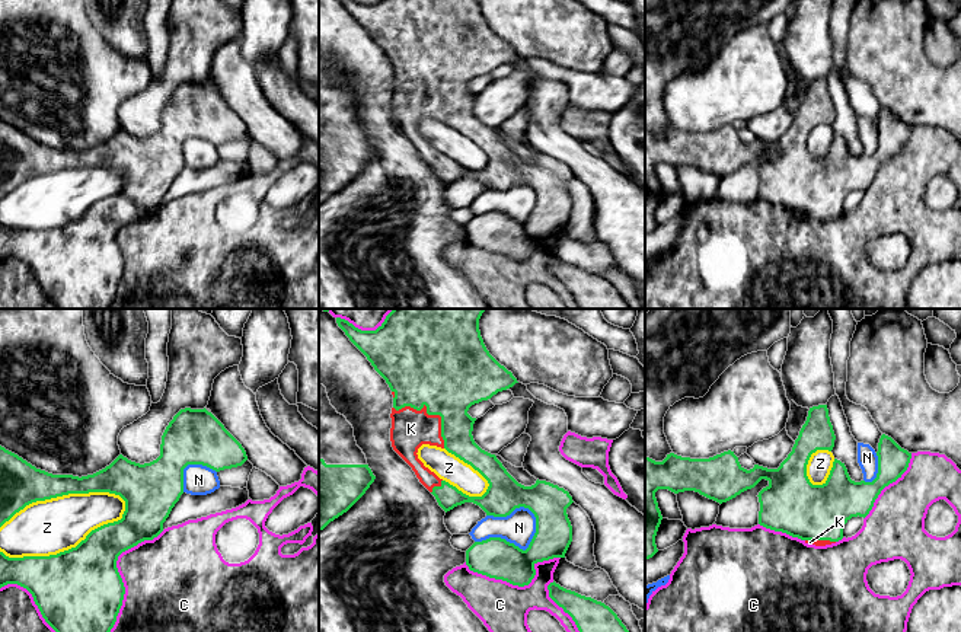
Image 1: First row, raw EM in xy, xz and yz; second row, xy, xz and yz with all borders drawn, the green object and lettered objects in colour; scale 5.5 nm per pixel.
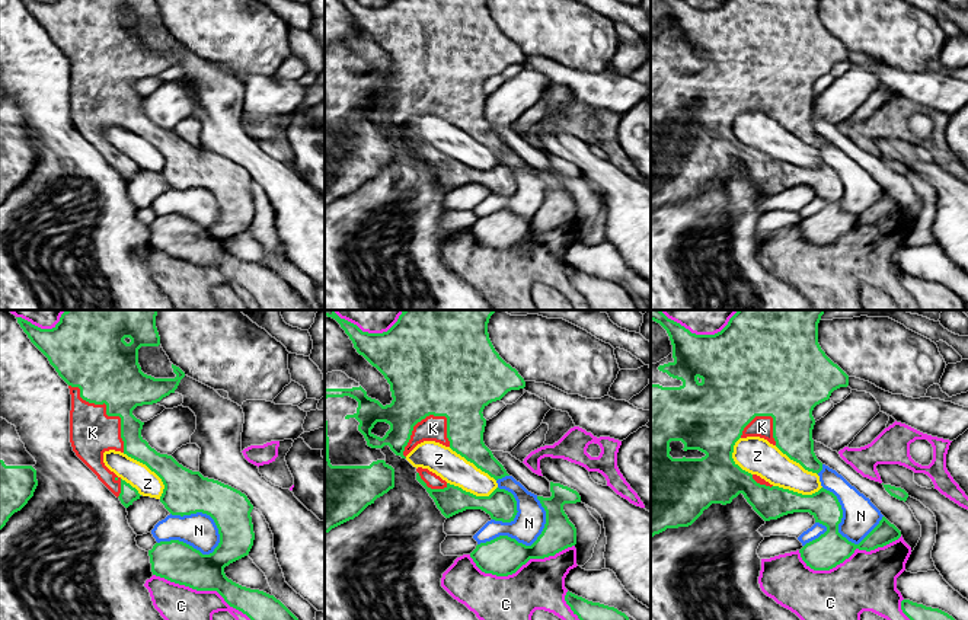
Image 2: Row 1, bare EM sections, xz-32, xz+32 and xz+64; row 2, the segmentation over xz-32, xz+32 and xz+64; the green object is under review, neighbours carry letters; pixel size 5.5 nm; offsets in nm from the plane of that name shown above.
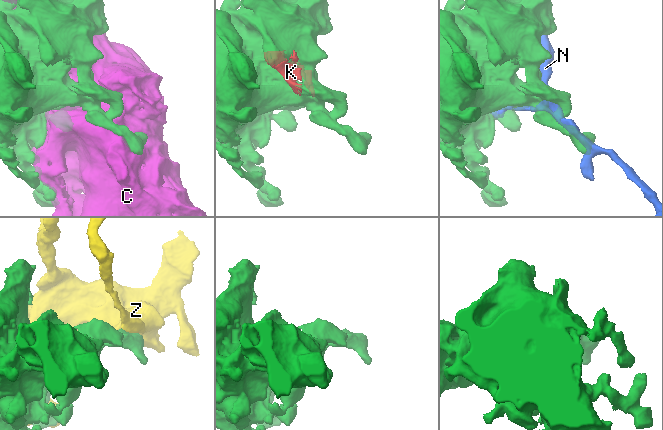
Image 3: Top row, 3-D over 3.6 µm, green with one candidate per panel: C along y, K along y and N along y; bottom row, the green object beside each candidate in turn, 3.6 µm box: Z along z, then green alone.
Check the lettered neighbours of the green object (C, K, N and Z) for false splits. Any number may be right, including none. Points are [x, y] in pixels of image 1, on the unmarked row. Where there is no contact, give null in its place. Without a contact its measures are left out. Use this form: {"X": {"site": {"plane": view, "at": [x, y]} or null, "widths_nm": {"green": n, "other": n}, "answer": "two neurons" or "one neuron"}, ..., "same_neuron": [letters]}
{"C": {"site": {"plane": "xy", "at": [118, 246]}, "widths_nm": {"green": 480, "other": 440}, "answer": "two neurons"}, "K": {"site": {"plane": "xz", "at": [431, 88]}, "widths_nm": {"green": 440, "other": 220}, "answer": "one neuron"}, "N": {"site": {"plane": "xz", "at": [516, 220]}, "widths_nm": {"green": 220, "other": 180}, "answer": "two neurons"}, "Z": {"site": {"plane": "xy", "at": [69, 223]}, "widths_nm": {"green": 480, "other": 300}, "answer": "two neurons"}, "same_neuron": ["K"]}

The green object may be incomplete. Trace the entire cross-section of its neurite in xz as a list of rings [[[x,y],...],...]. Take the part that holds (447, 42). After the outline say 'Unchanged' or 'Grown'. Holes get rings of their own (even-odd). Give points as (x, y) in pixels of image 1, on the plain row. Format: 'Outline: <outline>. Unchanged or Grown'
Outline: [[[355,0],[339,1],[389,58],[393,68],[392,121],[412,141],[419,156],[446,186],[464,176],[473,176],[486,189],[494,191],[507,191],[520,181],[534,188],[536,207],[526,224],[501,211],[475,216],[466,224],[469,243],[524,261],[534,252],[537,236],[565,232],[572,216],[572,200],[566,188],[566,182],[574,176],[569,166],[539,153],[531,160],[518,157],[495,128],[482,124],[473,114],[476,92],[467,87],[469,82],[518,57],[513,47],[489,28],[479,0],[379,0],[376,4],[361,4]],[[422,118],[446,122],[470,138],[488,154],[486,166],[482,170],[469,170],[440,153],[418,133],[416,127]]]. Grown

